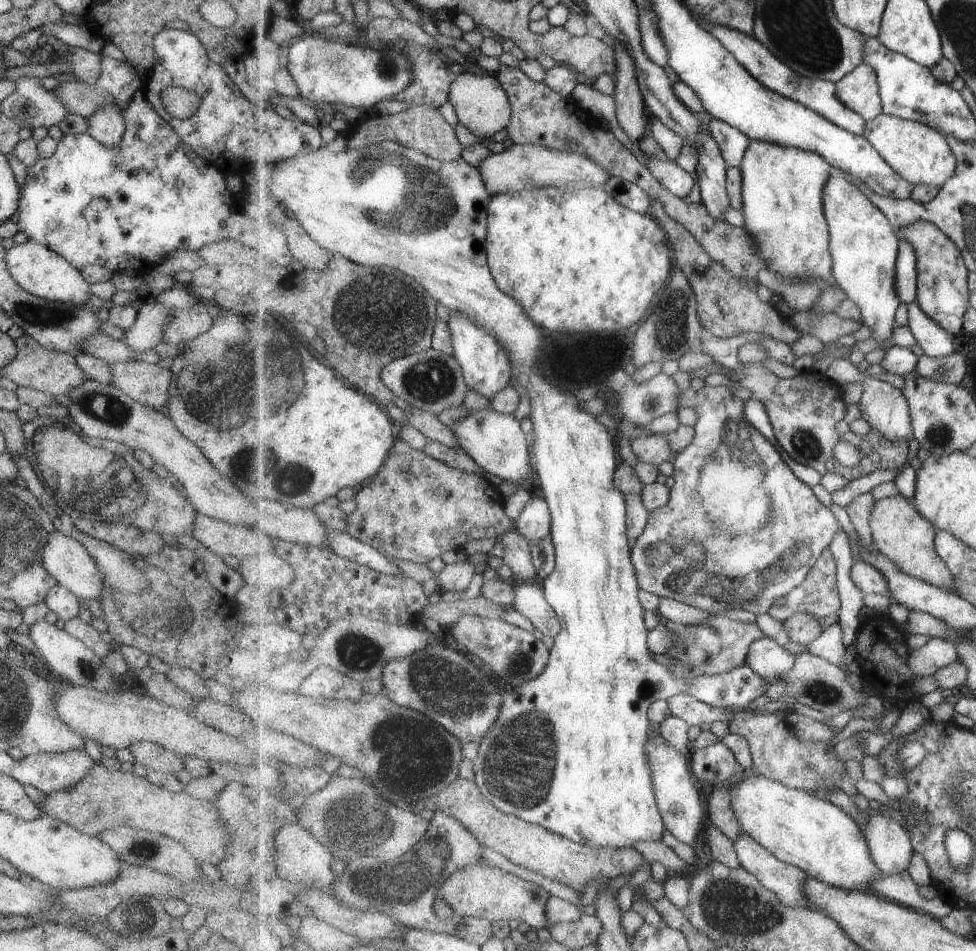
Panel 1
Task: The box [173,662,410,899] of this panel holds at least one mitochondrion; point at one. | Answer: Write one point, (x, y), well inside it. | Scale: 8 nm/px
(341, 819)

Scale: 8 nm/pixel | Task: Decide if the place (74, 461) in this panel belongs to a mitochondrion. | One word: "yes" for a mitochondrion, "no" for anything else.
no

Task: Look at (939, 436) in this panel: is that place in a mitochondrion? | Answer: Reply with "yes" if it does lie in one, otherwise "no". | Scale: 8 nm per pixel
yes

